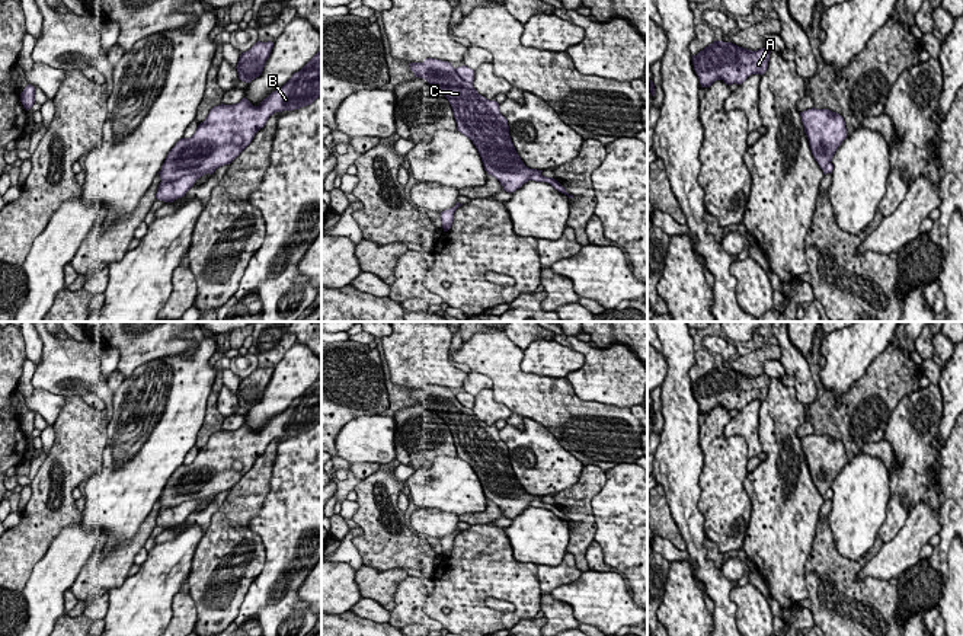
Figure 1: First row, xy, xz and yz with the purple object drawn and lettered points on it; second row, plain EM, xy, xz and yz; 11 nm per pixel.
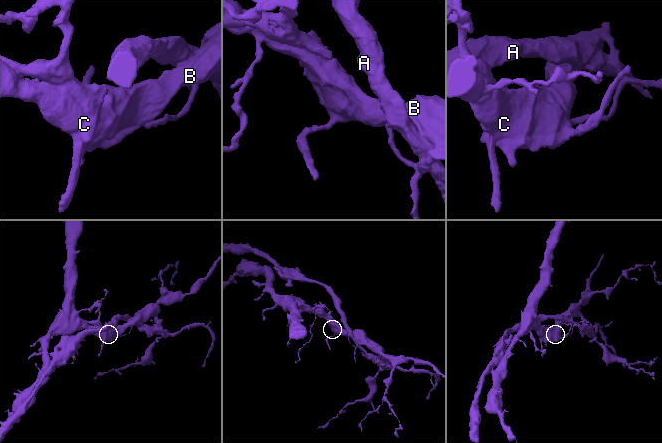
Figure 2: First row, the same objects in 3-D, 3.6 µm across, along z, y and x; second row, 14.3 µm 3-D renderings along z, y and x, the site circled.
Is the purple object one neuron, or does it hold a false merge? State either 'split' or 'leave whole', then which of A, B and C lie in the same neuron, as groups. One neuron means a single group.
split | A / B C

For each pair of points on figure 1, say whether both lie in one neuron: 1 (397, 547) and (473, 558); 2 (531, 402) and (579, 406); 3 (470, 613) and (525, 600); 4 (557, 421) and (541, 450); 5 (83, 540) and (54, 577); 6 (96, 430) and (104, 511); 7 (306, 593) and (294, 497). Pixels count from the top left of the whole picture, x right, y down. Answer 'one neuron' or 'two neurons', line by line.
1: two neurons
2: one neuron
3: one neuron
4: two neurons
5: one neuron
6: two neurons
7: two neurons

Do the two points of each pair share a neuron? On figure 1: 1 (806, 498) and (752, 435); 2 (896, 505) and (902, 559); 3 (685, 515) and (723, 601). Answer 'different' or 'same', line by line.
1: different
2: different
3: same

